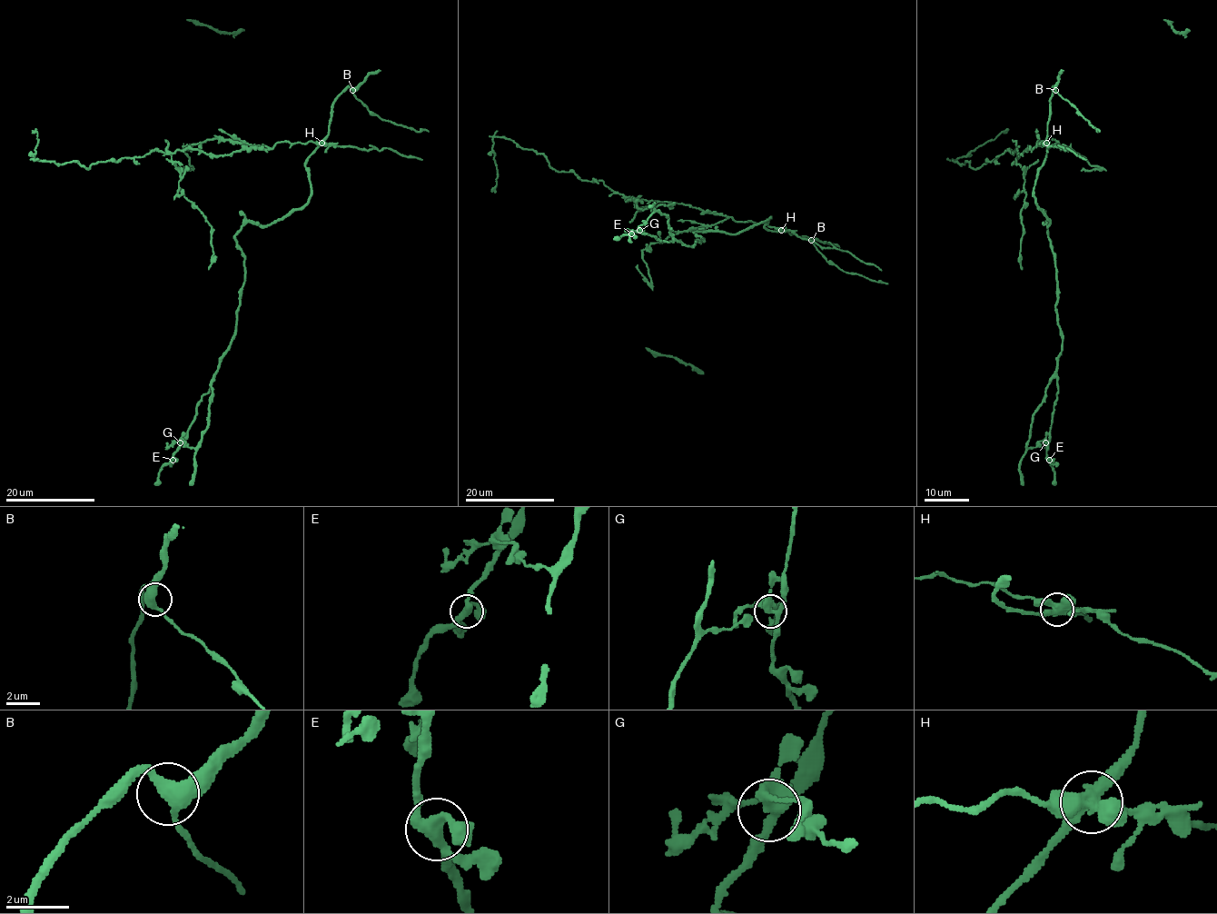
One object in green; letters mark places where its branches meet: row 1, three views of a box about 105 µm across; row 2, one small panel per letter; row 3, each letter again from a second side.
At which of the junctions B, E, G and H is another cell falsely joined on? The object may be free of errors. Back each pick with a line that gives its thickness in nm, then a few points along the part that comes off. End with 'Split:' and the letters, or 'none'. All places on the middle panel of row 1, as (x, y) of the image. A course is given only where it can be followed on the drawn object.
H: calibre 440 nm; course (781, 230), (625, 197), (602, 181), (558, 172), (542, 153), (503, 137), (493, 138), (492, 192)
Split: H

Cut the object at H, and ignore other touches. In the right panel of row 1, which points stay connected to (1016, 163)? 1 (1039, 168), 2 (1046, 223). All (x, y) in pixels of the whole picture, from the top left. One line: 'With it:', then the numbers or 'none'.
With it: none

